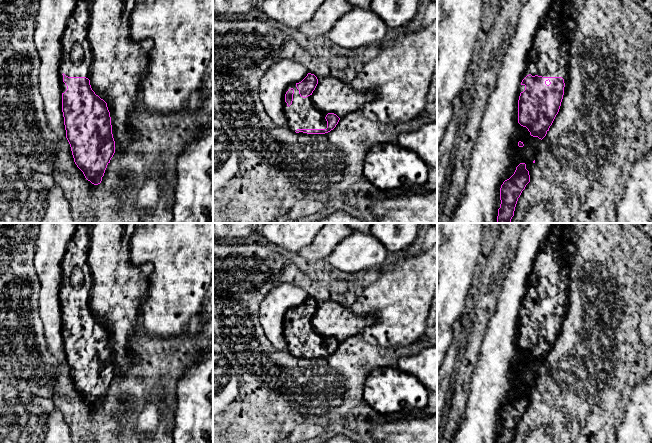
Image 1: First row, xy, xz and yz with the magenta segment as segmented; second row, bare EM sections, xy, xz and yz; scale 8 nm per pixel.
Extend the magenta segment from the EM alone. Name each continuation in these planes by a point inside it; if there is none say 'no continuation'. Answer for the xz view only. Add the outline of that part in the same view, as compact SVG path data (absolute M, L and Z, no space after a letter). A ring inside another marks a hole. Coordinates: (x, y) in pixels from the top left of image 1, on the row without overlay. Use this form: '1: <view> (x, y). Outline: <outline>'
1: xz (302, 338). Outline: M296 308L288 310L286 316L291 312L294 313L292 328L288 331L285 326L284 331L289 352L294 356L297 353L326 353L327 337L314 330L311 319L306 322L301 321Z

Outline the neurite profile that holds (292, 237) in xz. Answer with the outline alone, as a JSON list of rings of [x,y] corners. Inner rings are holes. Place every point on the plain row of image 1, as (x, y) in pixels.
[[[264,223],[259,232],[273,246],[290,254],[308,246],[325,223]]]

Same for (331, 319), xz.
[[[329,300],[318,304],[311,322],[318,334],[327,338],[334,337],[343,342],[373,325],[375,317],[371,314],[355,314],[349,307]]]

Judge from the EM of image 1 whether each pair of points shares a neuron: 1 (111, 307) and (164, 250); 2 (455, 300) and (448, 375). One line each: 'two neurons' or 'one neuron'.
1: two neurons
2: two neurons

